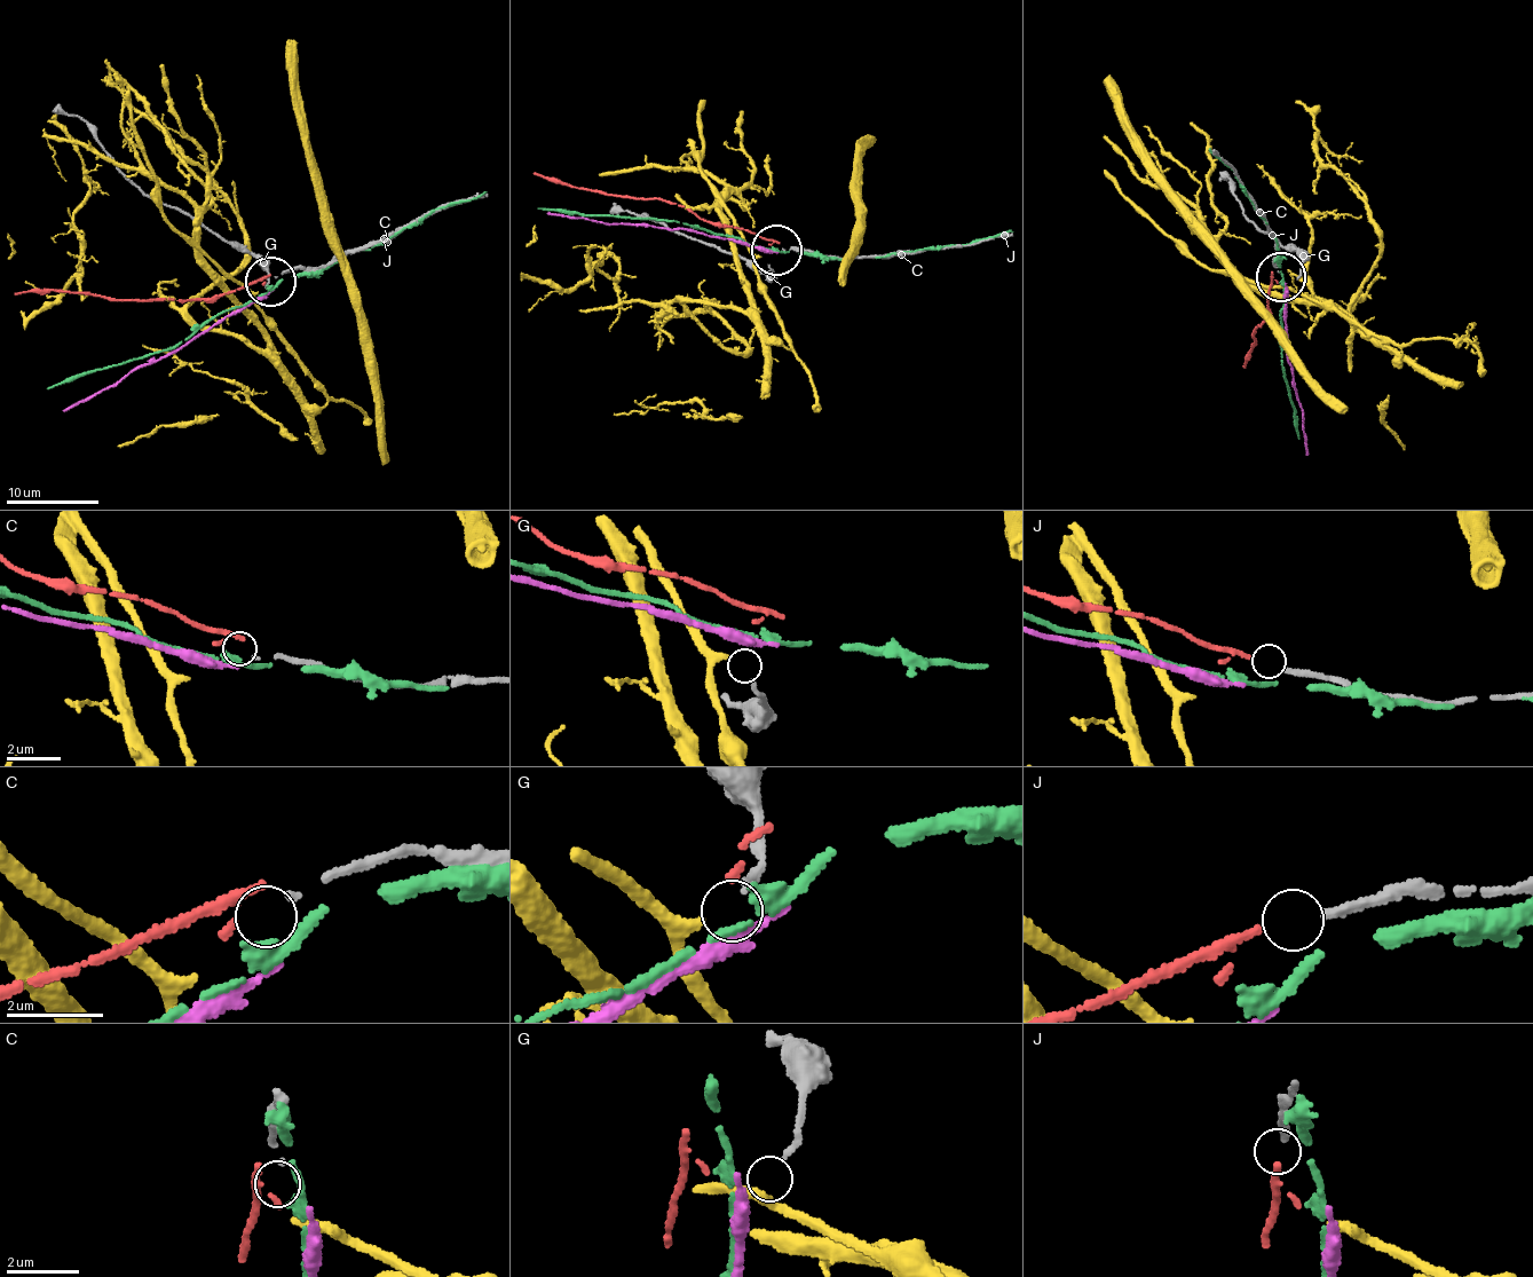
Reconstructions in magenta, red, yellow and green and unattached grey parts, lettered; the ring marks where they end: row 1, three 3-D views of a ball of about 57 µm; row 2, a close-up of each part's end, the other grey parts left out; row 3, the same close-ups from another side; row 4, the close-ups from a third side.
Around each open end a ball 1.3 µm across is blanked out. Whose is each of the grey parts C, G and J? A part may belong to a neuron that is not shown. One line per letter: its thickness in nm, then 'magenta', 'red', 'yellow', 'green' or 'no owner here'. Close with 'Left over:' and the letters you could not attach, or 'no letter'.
C: 100 nm | no owner here
G: 150 nm | yellow
J: 200 nm | red
Left over: C

